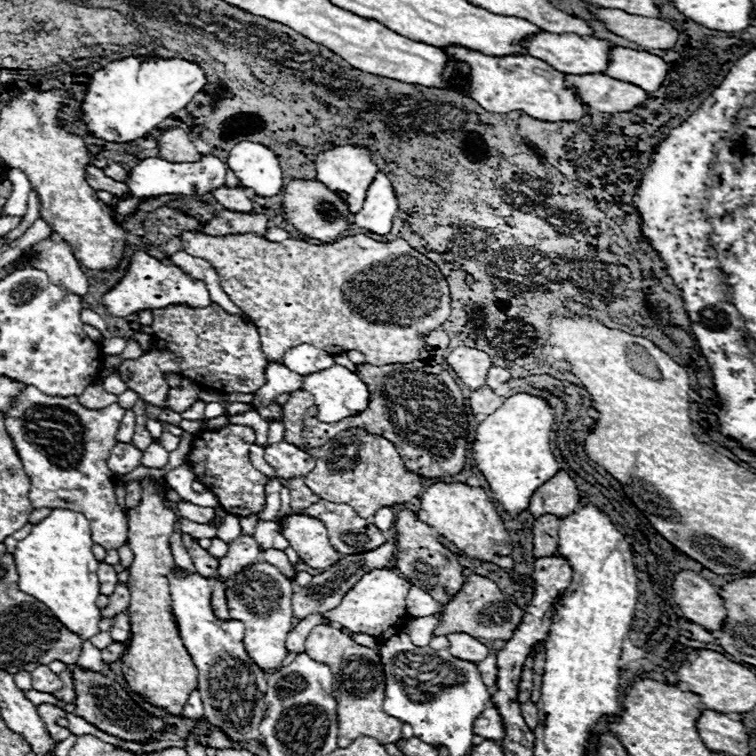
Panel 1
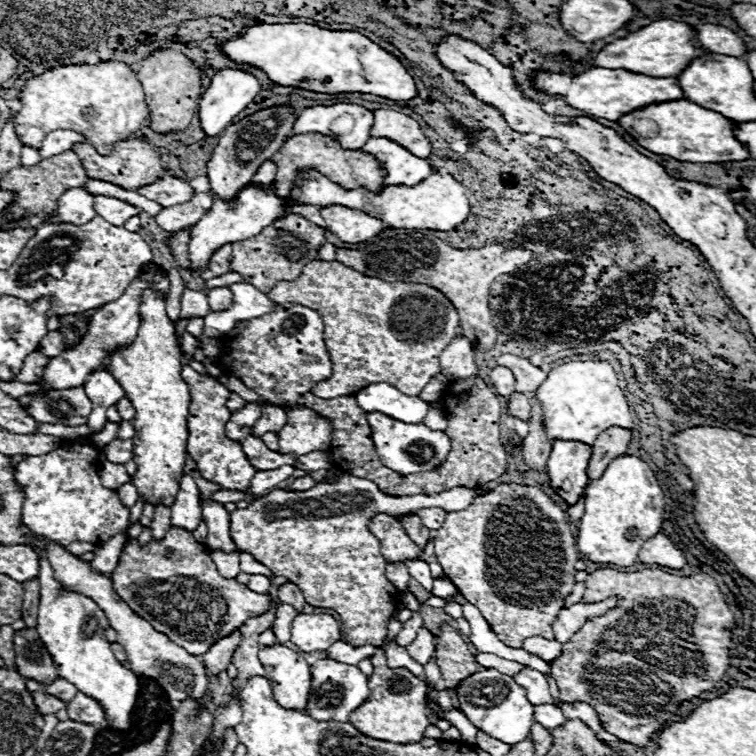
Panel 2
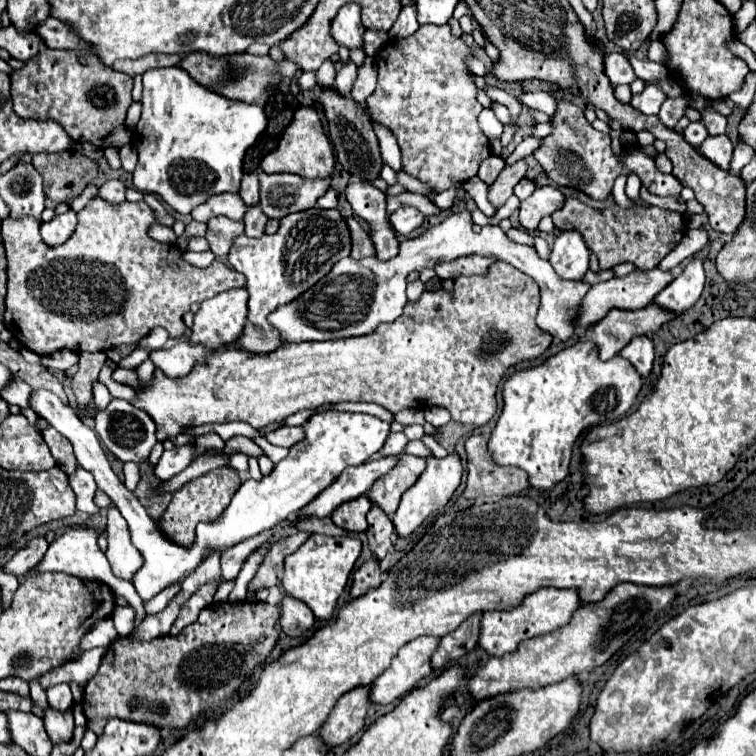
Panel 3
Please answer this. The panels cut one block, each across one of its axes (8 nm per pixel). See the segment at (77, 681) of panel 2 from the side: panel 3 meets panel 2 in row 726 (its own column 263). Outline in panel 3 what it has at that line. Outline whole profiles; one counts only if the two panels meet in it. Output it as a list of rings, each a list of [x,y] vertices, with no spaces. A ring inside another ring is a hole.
[[[178,66],[148,70],[142,82],[142,116],[132,132],[132,146],[138,152],[138,166],[132,172],[134,188],[144,194],[158,194],[184,216],[200,206],[204,196],[238,192],[244,156],[266,128],[264,108],[214,94],[192,82]],[[208,142],[214,148],[210,152],[206,152]],[[186,162],[194,162],[194,166],[186,166]]]

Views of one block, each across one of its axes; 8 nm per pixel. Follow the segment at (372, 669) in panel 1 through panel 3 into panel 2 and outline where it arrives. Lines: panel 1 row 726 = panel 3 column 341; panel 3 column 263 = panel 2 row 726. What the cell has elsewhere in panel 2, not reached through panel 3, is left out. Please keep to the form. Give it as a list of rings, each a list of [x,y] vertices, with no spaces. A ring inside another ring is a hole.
[[[378,650],[372,658],[374,672],[368,678],[370,680],[370,700],[362,704],[362,708],[356,708],[350,714],[350,724],[358,728],[362,734],[394,742],[394,744],[412,744],[420,742],[424,738],[424,730],[430,726],[428,722],[428,708],[426,708],[426,684],[424,680],[416,678],[412,672],[406,672],[406,668],[388,668],[384,660],[384,650]]]

